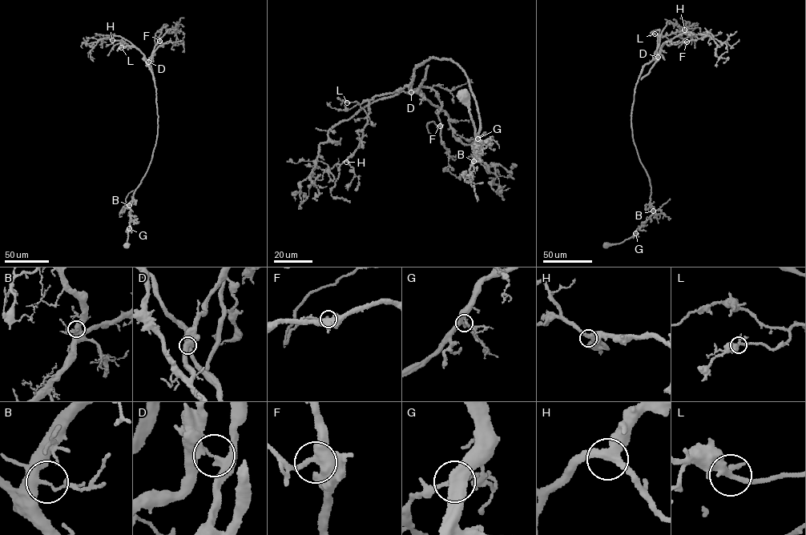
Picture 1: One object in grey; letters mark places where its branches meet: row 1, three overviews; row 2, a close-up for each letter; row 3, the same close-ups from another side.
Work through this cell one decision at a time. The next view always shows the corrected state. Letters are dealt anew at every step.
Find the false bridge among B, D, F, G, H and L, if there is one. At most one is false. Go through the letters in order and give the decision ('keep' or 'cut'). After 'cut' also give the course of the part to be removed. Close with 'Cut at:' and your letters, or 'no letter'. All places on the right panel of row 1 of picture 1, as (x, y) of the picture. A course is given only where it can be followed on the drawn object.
B: keep
D: cut | (658, 57), (658, 60), (663, 44), (691, 32), (710, 35), (726, 44), (727, 51), (715, 66)
F: keep
G: keep
H: keep
L: keep
Cut at: D

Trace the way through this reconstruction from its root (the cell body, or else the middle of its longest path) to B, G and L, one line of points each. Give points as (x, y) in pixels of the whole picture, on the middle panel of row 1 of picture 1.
B: (462, 94), (477, 138), (476, 143), (479, 146), (476, 153), (477, 158), (473, 161)
G: (462, 94), (477, 138)
L: (462, 94), (477, 138), (473, 162), (479, 117), (464, 71), (449, 58), (422, 62), (397, 91), (347, 102)

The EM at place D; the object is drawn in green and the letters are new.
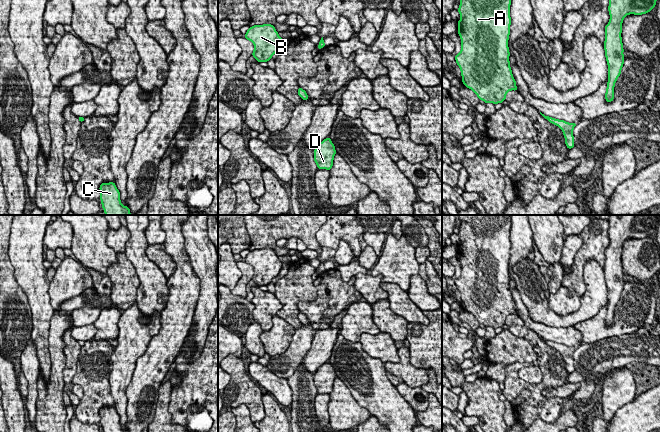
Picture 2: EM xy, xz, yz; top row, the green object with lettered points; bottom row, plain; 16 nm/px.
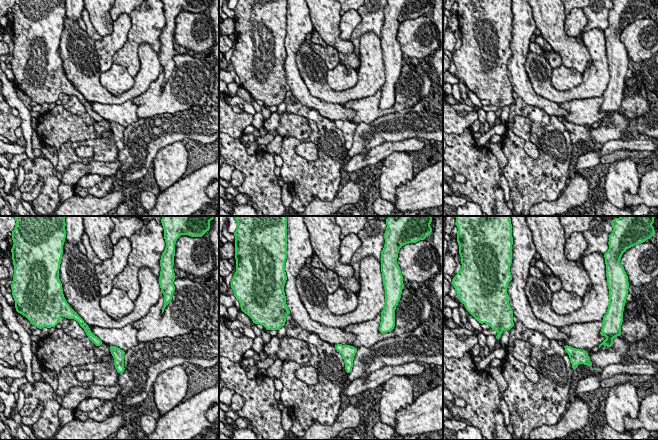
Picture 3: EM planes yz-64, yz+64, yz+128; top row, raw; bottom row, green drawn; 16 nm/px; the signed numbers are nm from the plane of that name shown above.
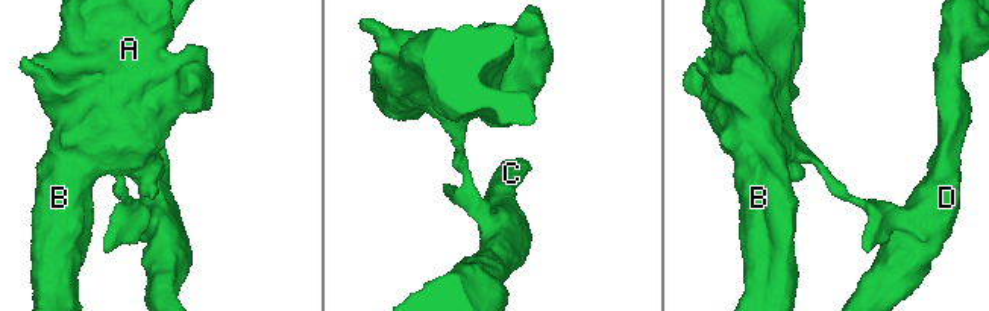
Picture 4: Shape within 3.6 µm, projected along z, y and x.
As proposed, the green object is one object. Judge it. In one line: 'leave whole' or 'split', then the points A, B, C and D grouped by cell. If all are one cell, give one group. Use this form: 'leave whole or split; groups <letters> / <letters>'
split; groups A B / C D

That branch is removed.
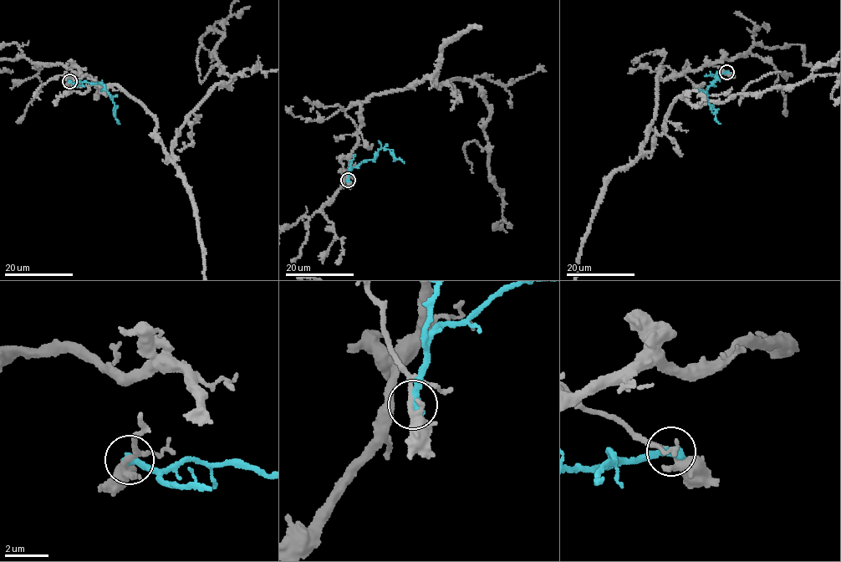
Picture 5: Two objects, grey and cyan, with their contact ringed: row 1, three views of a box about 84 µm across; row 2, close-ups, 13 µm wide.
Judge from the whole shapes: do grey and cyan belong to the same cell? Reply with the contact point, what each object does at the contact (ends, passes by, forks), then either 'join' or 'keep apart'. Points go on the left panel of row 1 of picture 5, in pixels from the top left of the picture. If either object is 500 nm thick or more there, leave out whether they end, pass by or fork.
(69, 81) | grey forks | cyan ends | keep apart

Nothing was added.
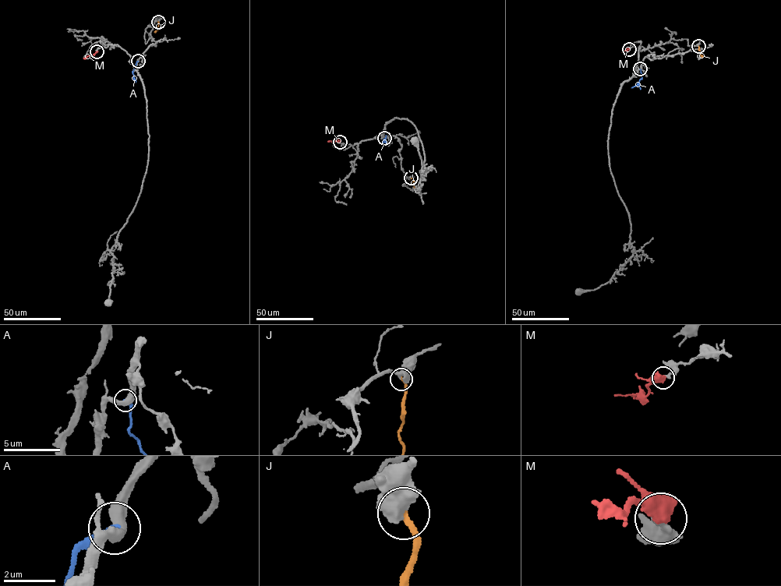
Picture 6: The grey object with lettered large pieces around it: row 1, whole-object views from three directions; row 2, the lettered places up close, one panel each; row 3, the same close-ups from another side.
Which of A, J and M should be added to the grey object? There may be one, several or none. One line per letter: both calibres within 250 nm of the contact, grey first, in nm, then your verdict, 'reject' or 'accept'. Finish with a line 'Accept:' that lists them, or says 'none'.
A: 440/200 nm | reject
J: 280/240 nm | accept
M: 280/750 nm | reject
Accept: J

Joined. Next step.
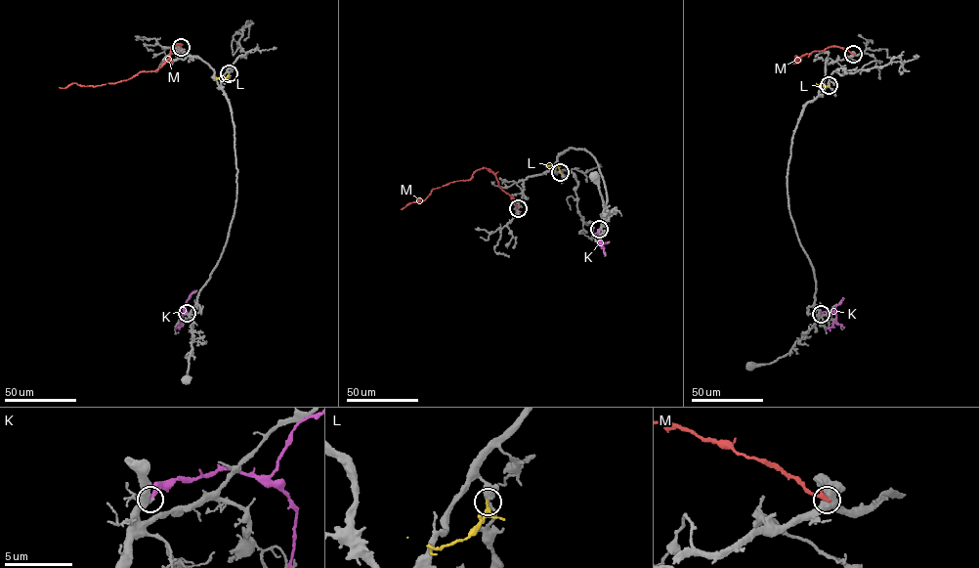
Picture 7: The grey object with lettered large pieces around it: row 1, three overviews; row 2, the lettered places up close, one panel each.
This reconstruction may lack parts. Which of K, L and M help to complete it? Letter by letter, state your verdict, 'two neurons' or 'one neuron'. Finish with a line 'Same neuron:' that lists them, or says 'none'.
K: two neurons
L: two neurons
M: two neurons
Same neuron: none

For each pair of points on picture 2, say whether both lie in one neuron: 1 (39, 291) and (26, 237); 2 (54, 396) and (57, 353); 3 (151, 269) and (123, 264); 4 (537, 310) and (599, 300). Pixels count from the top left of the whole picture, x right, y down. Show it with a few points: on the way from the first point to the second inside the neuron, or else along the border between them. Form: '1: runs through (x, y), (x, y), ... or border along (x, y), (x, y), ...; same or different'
1: runs through (32, 278), (26, 258), (26, 250); same
2: runs through (56, 385), (57, 364); same
3: border along (124, 253), (133, 266), (139, 280), (137, 289); different
4: runs through (552, 319), (570, 320), (584, 312); same

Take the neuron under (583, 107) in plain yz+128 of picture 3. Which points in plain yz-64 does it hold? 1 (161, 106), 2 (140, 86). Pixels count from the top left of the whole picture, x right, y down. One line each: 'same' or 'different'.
1: same
2: different

